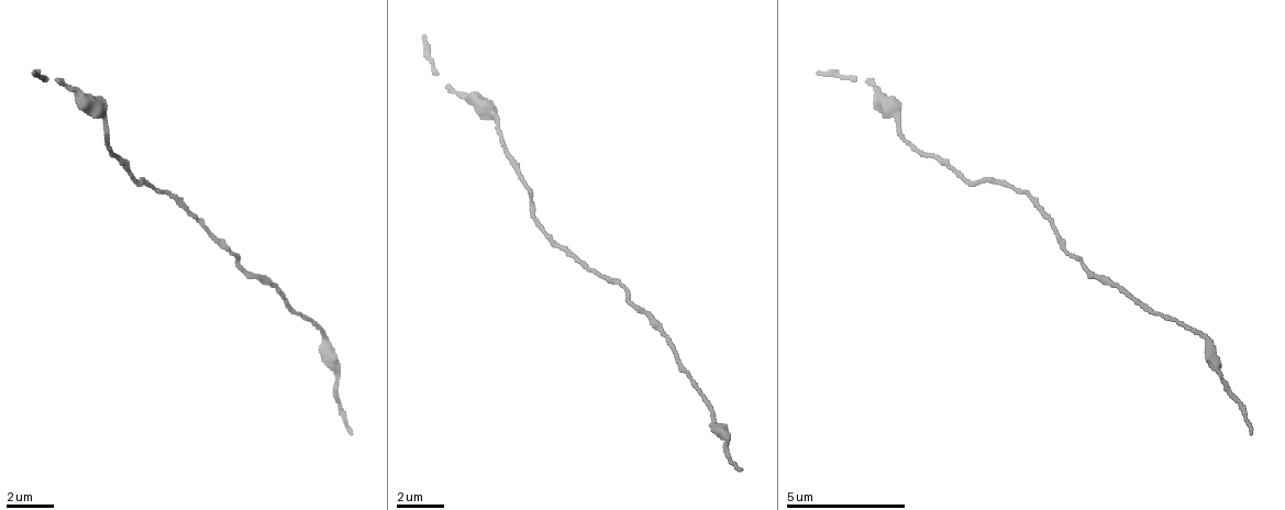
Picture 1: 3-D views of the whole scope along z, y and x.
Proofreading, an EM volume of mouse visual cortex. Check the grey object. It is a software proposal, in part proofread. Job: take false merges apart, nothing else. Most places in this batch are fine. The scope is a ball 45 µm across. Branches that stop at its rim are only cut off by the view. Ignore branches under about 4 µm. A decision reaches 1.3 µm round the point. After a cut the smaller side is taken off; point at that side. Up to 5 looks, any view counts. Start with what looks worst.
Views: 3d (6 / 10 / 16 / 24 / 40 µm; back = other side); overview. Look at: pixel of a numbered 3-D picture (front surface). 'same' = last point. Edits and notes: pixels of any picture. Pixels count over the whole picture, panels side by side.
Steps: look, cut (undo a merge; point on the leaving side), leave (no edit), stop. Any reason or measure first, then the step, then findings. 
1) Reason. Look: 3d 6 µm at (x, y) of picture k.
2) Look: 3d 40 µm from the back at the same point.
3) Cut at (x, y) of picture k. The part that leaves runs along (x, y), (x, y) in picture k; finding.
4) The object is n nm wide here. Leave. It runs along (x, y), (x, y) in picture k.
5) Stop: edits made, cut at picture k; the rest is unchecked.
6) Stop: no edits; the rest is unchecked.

Thick turns thin. Look: 3d 10 µm at (707, 406) of picture 1.

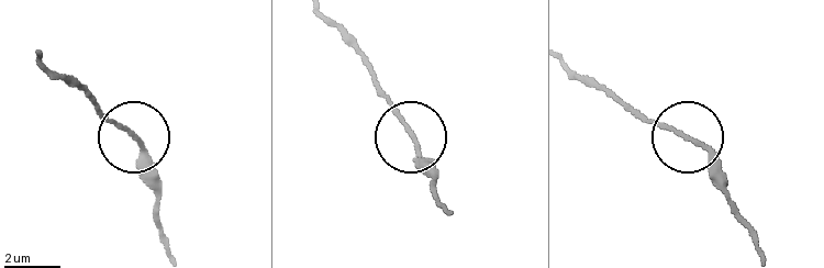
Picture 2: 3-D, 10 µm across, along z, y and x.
Leave. It runs along (330, 20), (375, 76), (426, 172) in picture 2; one cell here.

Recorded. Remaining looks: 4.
Sudden change in width. Look: 3d 16 µm at (106, 131) of picture 1.

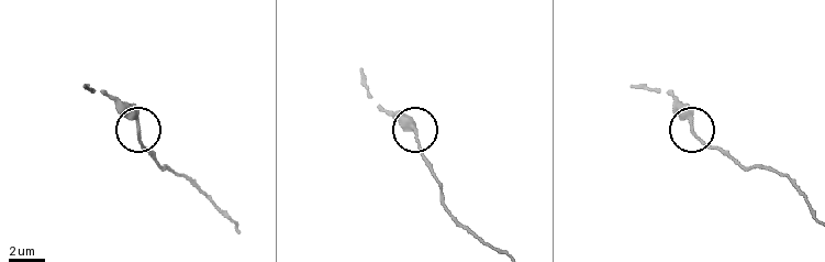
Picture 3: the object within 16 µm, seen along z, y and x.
Leave. One cell here.

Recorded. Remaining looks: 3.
Thick turns thin. Look: 3d 6 µm at (640, 308) of picture 1.

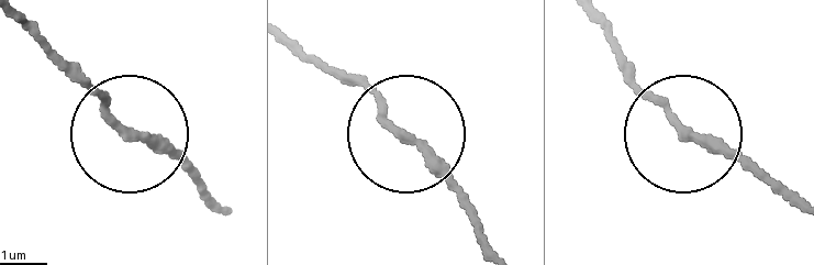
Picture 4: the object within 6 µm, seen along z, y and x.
Leave. It runs along (611, 29), (626, 72), (670, 119), (760, 174) in picture 4; continuous, no second cell.

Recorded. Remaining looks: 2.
Stop: no edits; the rest is unchecked.

